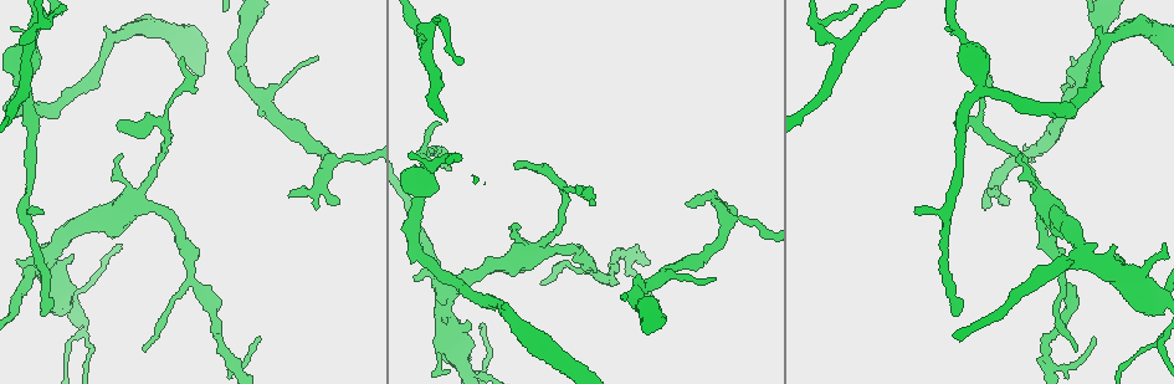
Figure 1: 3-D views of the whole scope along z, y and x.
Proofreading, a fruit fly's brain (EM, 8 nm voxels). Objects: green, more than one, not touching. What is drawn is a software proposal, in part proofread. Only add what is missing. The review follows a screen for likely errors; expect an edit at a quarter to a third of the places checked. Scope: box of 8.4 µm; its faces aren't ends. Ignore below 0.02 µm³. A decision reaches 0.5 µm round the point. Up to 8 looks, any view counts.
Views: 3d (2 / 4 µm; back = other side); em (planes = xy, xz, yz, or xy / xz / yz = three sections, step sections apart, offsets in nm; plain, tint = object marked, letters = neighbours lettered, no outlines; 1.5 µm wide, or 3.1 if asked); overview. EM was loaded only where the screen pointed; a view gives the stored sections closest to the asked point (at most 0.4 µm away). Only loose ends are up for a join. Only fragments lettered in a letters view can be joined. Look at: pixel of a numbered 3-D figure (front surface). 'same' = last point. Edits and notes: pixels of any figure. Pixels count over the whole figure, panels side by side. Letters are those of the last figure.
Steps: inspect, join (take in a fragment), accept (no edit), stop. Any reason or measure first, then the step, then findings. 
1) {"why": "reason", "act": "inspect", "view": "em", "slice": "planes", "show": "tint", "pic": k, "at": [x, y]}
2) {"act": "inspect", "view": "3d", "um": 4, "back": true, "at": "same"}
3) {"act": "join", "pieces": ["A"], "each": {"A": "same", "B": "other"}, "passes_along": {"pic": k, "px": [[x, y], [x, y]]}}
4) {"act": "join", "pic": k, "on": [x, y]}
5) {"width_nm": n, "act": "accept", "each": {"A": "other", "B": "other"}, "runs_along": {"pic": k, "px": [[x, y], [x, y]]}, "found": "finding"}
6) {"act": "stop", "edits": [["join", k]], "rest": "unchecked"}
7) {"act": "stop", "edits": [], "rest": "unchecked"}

{"why": "thin end", "act": "inspect", "view": "em", "slice": "yz", "step": 8, "show": "tint", "pic": 1, "at": [946, 30]}

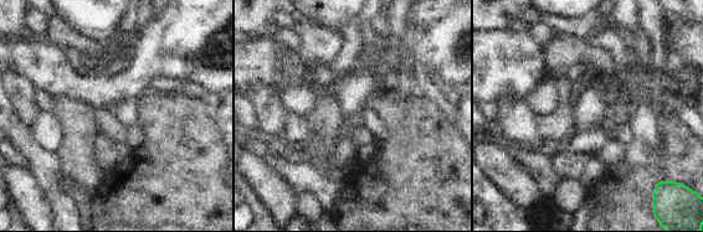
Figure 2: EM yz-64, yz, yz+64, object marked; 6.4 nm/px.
{"act": "inspect", "view": "em", "slice": "planes", "show": "letters", "at": "same"}

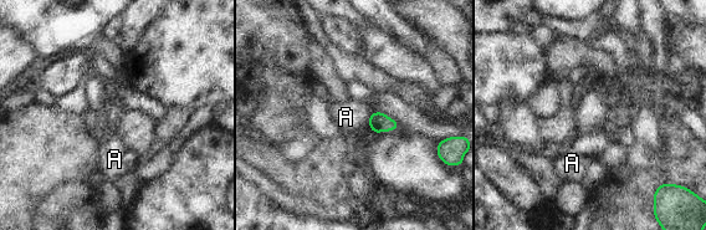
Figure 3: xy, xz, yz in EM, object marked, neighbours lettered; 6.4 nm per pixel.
{"act": "accept", "each": {"A": "other"}, "border": {"pic": 3, "px": [[371, 114], [368, 122]]}, "found": "no lettered fragment goes on from it"}

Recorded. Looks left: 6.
{"why": "branch stops here", "act": "inspect", "view": "em", "slice": "planes", "show": "plain", "pic": 1, "at": [580, 192]}

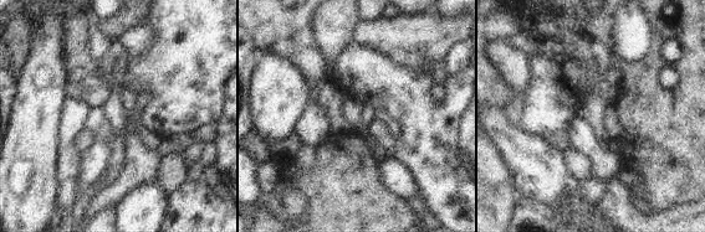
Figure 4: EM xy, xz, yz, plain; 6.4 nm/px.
{"why": "see the neighbours", "act": "inspect", "view": "em", "slice": "planes", "show": "letters", "at": "same"}

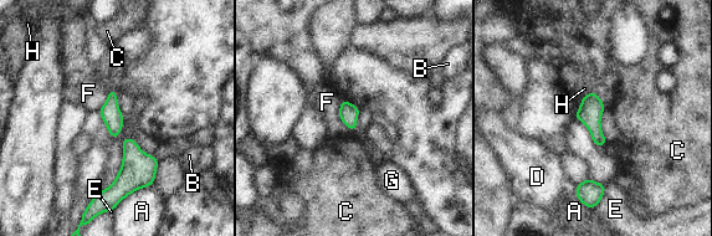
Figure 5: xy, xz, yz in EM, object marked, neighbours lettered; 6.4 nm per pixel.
{"act": "accept", "each": {"A": "other", "B": "other", "C": "other", "D": "other", "E": "other", "F": "other", "G": "other", "H": "other"}, "found": "none of them fits"}

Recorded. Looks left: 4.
{"why": "free end", "act": "inspect", "view": "em", "slice": "planes", "show": "tint", "pic": 1, "at": [956, 314]}

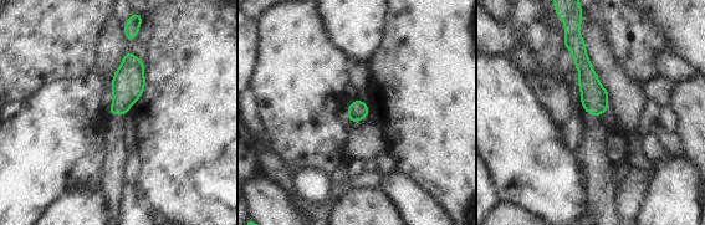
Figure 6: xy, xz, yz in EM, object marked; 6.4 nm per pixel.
{"act": "inspect", "view": "em", "slice": "planes", "show": "letters", "at": "same"}

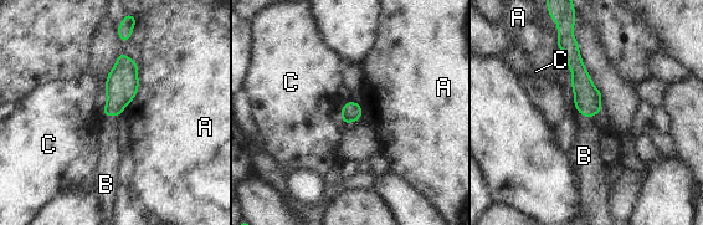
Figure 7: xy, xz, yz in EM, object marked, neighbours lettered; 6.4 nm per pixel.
{"width_nm": 120, "act": "join", "pieces": ["B"], "each": {"A": "other", "B": "same", "C": "other"}, "passes_along": {"pic": 7, "px": [[588, 98], [586, 114], [585, 153]]}, "found": "the neuron continues"}

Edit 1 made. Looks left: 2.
{"act": "stop", "edits": [["join", 7]], "rest": "unchecked"}

